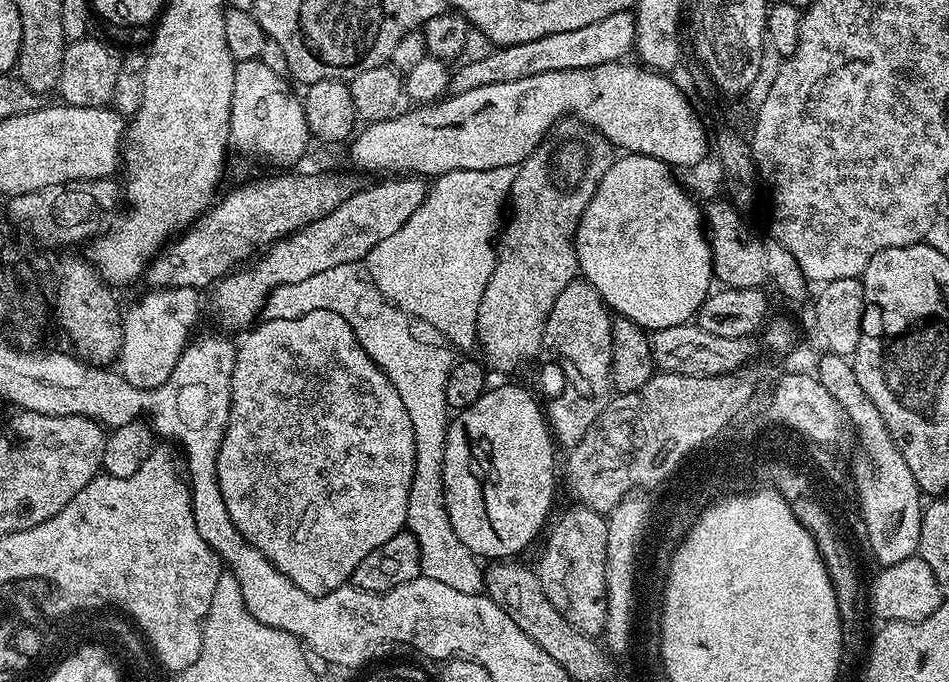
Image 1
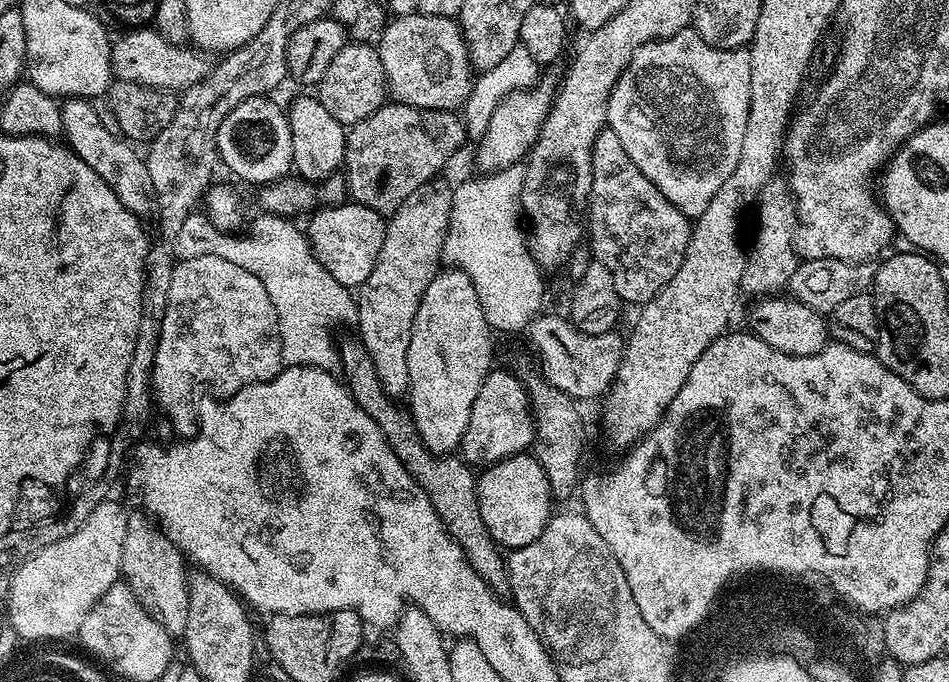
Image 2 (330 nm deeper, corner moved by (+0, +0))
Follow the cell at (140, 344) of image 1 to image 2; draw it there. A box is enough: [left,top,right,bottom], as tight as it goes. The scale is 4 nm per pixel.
[120,515,189,638]

